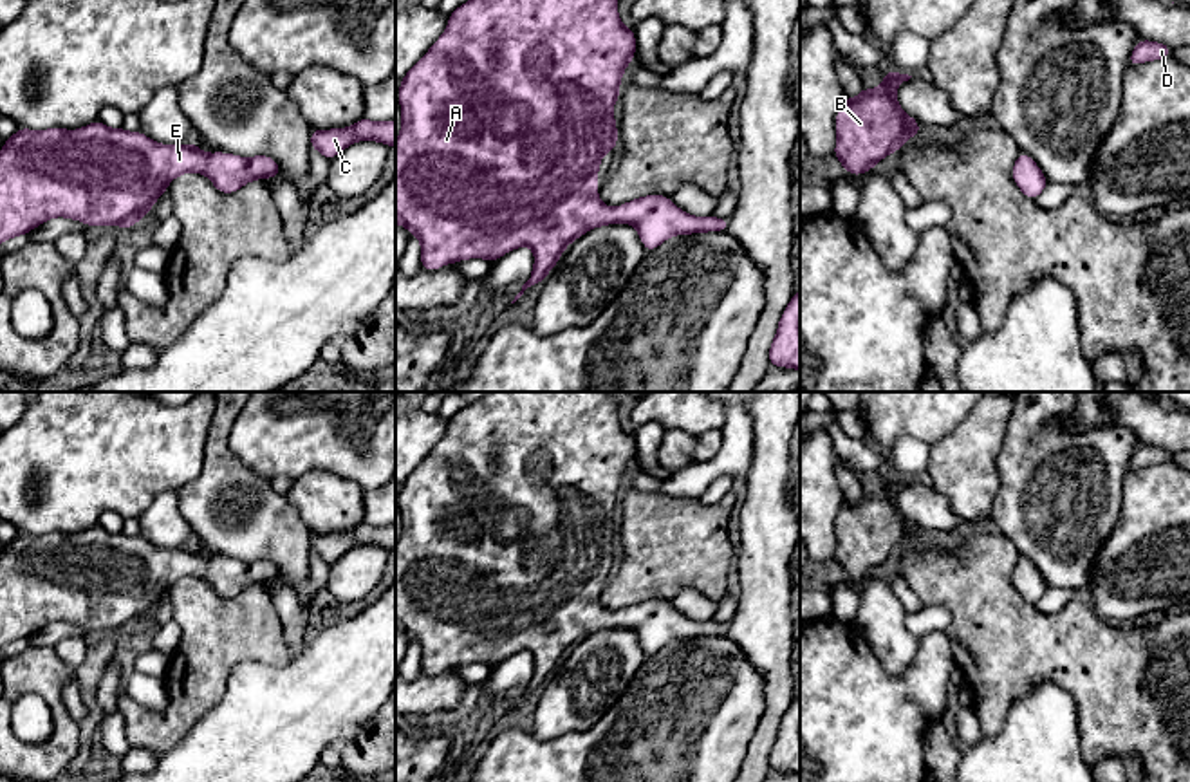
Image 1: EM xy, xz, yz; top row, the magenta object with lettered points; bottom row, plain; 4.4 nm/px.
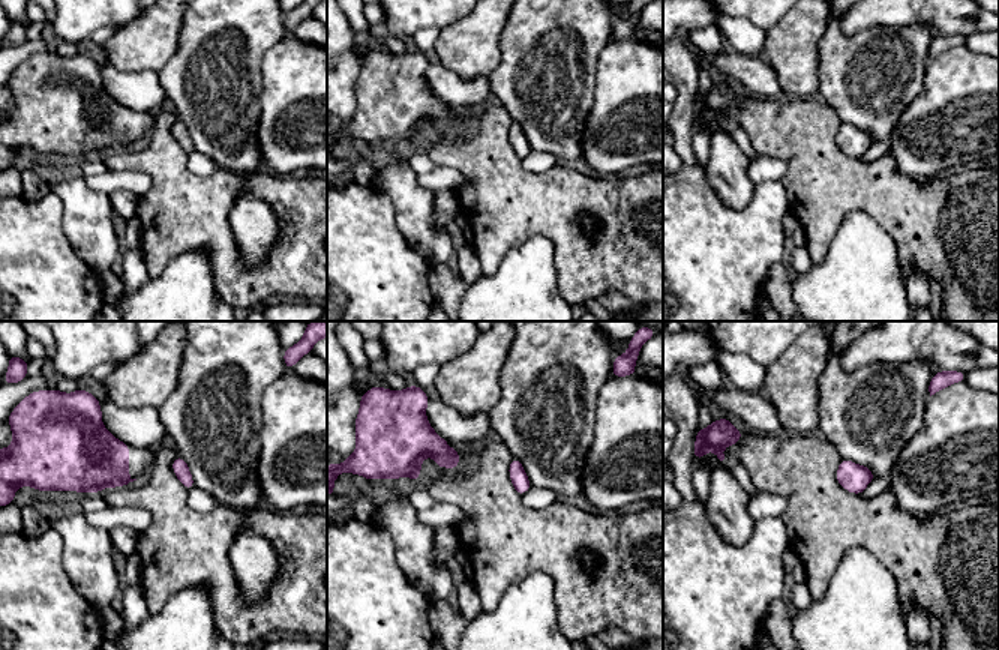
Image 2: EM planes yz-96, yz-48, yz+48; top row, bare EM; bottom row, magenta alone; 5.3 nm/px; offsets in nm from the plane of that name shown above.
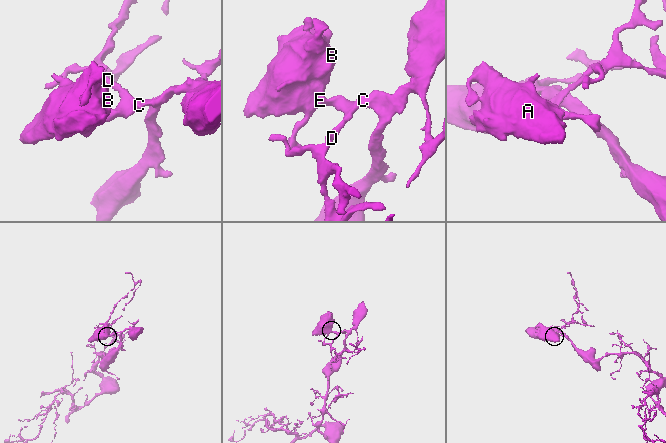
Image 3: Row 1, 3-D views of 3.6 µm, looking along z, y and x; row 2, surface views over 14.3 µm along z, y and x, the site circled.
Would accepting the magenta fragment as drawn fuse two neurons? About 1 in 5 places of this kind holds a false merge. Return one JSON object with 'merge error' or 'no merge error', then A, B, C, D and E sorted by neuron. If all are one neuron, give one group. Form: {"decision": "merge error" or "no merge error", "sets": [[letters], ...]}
{"decision": "no merge error", "sets": [["A", "B", "C", "D", "E"]]}

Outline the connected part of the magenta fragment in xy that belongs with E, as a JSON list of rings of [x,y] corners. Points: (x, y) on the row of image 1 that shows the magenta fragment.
[[[99,119],[78,130],[16,128],[0,150],[0,244],[56,217],[132,229],[168,184],[188,172],[206,175],[220,193],[235,193],[251,181],[278,177],[280,166],[267,155],[206,154],[195,143],[161,144],[141,130],[108,128]]]

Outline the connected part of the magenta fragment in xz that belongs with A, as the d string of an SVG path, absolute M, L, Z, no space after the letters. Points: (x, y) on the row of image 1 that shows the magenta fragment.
M468 0L448 18L446 31L428 49L428 52L401 79L397 99L401 103L401 132L395 141L395 226L403 224L410 235L421 242L421 267L435 271L442 265L469 258L498 260L516 247L531 247L535 265L529 280L515 296L515 303L527 287L545 280L556 265L565 247L589 229L609 224L632 224L646 251L654 251L674 235L692 235L708 231L726 231L730 219L693 217L679 209L666 195L652 193L609 208L598 197L598 170L601 155L610 154L618 144L618 121L612 116L614 103L619 99L619 83L625 67L634 60L636 34L627 29L618 14L618 0Z

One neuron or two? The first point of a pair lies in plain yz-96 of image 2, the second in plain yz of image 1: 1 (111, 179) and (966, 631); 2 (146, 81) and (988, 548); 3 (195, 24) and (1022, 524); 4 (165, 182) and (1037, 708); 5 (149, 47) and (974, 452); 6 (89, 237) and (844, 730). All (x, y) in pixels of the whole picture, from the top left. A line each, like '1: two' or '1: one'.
1: two
2: two
3: one
4: two
5: one
6: two

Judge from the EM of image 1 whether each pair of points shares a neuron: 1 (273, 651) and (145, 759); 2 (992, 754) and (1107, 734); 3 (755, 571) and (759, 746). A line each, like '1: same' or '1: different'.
1: different
2: different
3: same

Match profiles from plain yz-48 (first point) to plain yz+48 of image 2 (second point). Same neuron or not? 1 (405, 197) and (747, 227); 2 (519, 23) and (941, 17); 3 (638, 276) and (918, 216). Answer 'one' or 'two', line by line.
1: two
2: two
3: one

